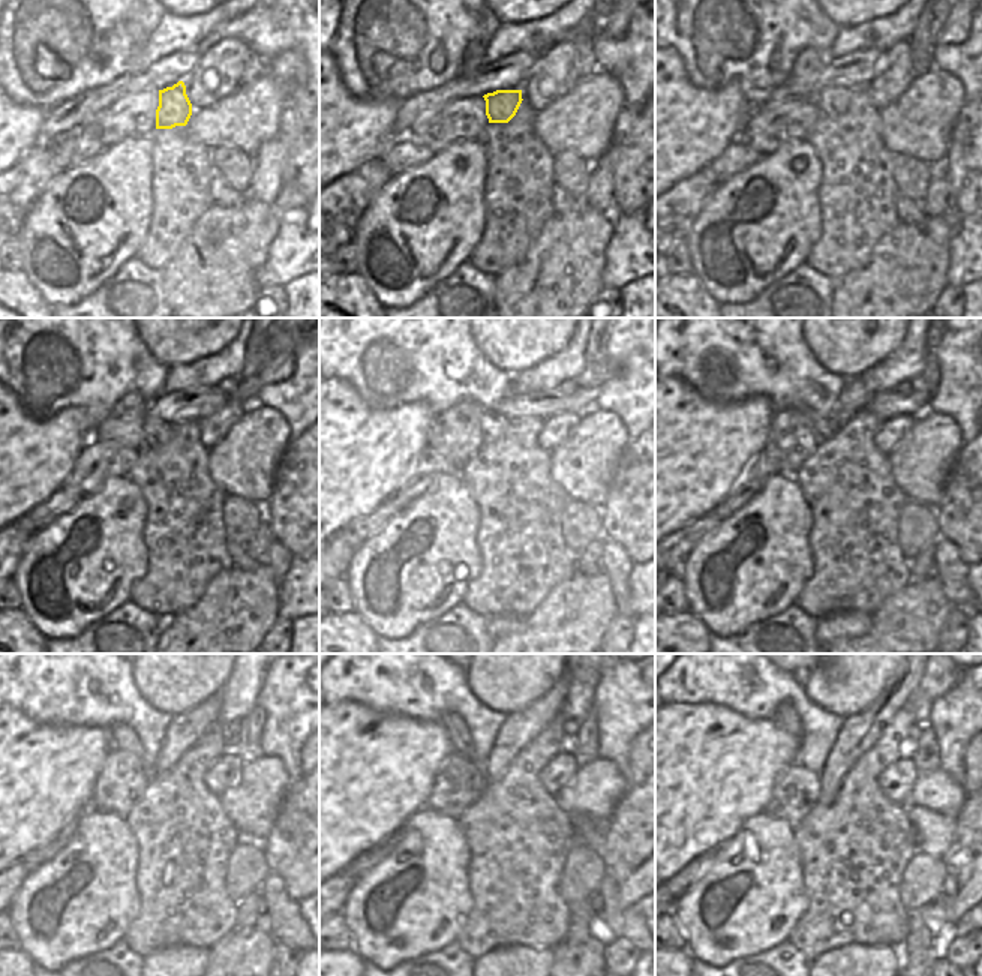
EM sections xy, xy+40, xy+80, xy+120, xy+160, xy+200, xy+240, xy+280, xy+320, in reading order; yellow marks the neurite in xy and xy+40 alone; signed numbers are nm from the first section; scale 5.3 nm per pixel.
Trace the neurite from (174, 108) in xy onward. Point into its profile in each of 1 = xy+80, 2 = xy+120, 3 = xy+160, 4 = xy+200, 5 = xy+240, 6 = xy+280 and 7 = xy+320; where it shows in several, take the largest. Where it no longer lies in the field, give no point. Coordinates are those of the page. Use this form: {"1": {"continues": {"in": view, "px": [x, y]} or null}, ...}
{"1": {"continues": {"in": "xy+80", "px": [832, 102]}}, "2": {"continues": {"in": "xy+120", "px": [156, 432]}}, "3": {"continues": {"in": "xy+160", "px": [492, 426]}}, "4": {"continues": {"in": "xy+200", "px": [823, 428]}}, "5": {"continues": {"in": "xy+240", "px": [122, 736]}}, "6": {"continues": {"in": "xy+280", "px": [458, 732]}}, "7": {"continues": {"in": "xy+320", "px": [786, 717]}}}

